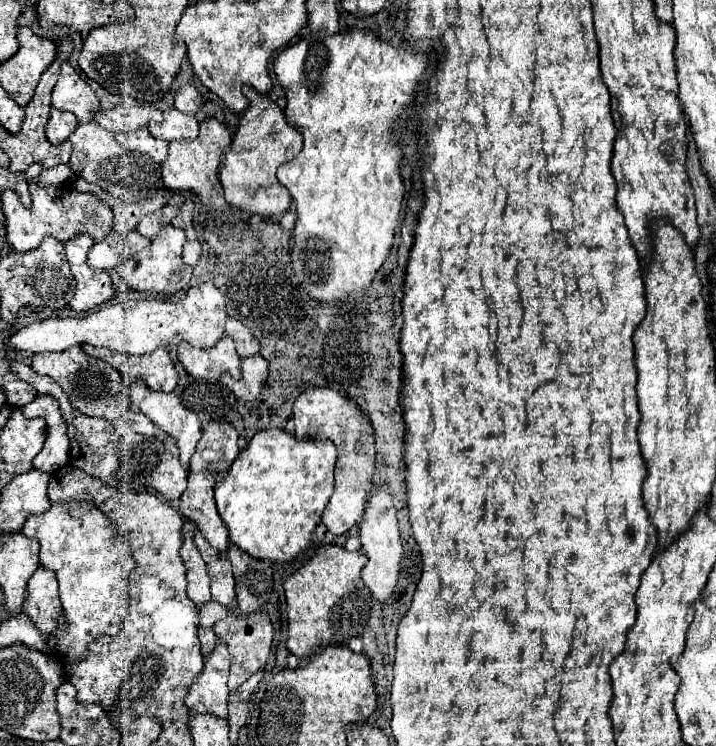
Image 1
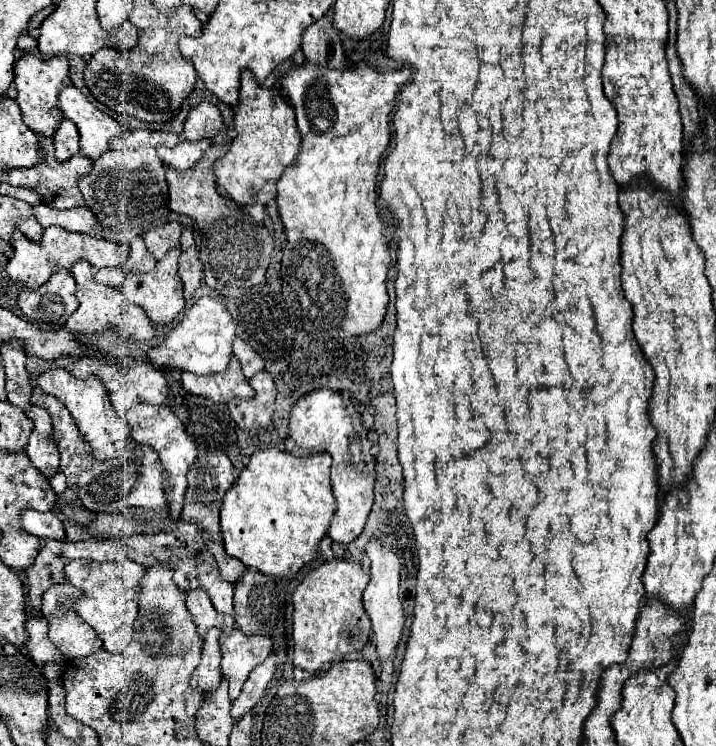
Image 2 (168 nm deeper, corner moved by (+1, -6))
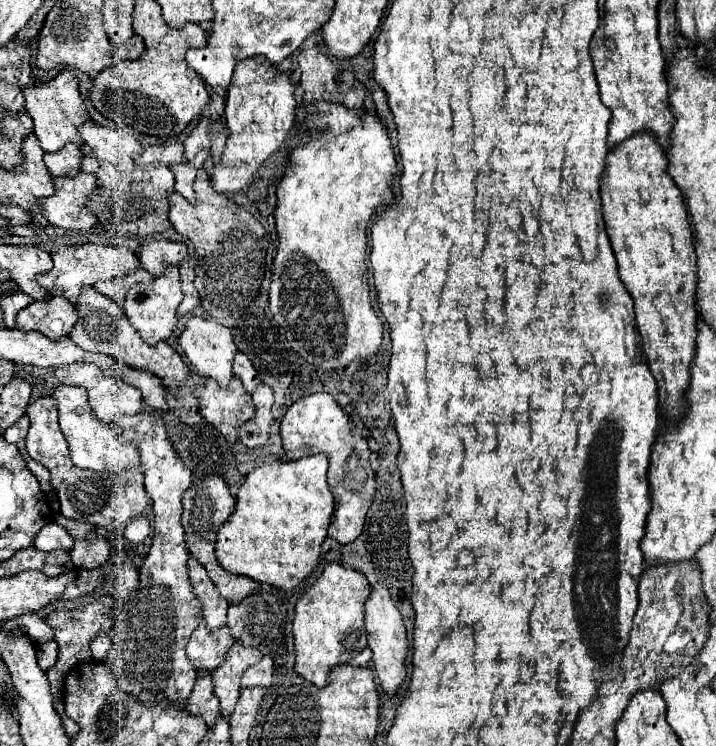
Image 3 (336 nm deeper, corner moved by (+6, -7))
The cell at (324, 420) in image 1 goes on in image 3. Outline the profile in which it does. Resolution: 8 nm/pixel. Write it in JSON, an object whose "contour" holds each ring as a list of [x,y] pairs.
{"contour":[[[319,392],[305,396],[291,404],[281,420],[283,448],[289,460],[299,460],[311,454],[327,454],[329,460],[327,482],[335,498],[335,512],[329,526],[329,538],[339,544],[349,544],[363,532],[365,514],[373,502],[375,494],[375,472],[369,464],[367,440],[353,436],[355,422],[343,412],[331,394]]]}

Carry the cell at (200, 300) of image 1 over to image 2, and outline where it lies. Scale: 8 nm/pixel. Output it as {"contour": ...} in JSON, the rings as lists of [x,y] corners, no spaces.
{"contour":[[[202,295],[194,301],[194,305],[188,309],[184,319],[174,327],[168,337],[162,341],[162,345],[154,345],[148,351],[148,359],[154,365],[164,367],[176,367],[182,371],[190,371],[196,375],[208,375],[208,373],[224,373],[232,359],[232,341],[234,341],[234,319],[226,311],[222,303],[216,299]]]}

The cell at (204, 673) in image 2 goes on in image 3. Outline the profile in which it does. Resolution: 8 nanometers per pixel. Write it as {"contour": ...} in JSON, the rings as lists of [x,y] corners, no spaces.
{"contour":[[[197,672],[195,686],[191,696],[187,698],[187,710],[191,714],[201,714],[207,726],[215,724],[215,716],[219,712],[219,698],[213,694],[211,672]]]}

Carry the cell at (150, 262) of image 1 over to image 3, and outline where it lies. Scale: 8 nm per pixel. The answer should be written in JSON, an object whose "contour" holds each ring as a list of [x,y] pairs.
{"contour":[[[167,266],[163,276],[157,276],[151,282],[135,284],[127,290],[125,314],[147,344],[157,344],[161,340],[167,340],[169,334],[177,328],[177,306],[181,304],[181,300],[183,300],[183,294],[179,284],[179,268]]]}

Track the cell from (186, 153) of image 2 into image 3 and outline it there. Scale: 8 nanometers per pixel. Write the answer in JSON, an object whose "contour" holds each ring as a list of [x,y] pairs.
{"contour":[[[201,150],[191,162],[187,164],[171,164],[171,172],[175,174],[175,192],[185,196],[189,202],[195,202],[195,192],[193,192],[193,182],[197,170],[203,166],[207,158],[207,150]]]}

